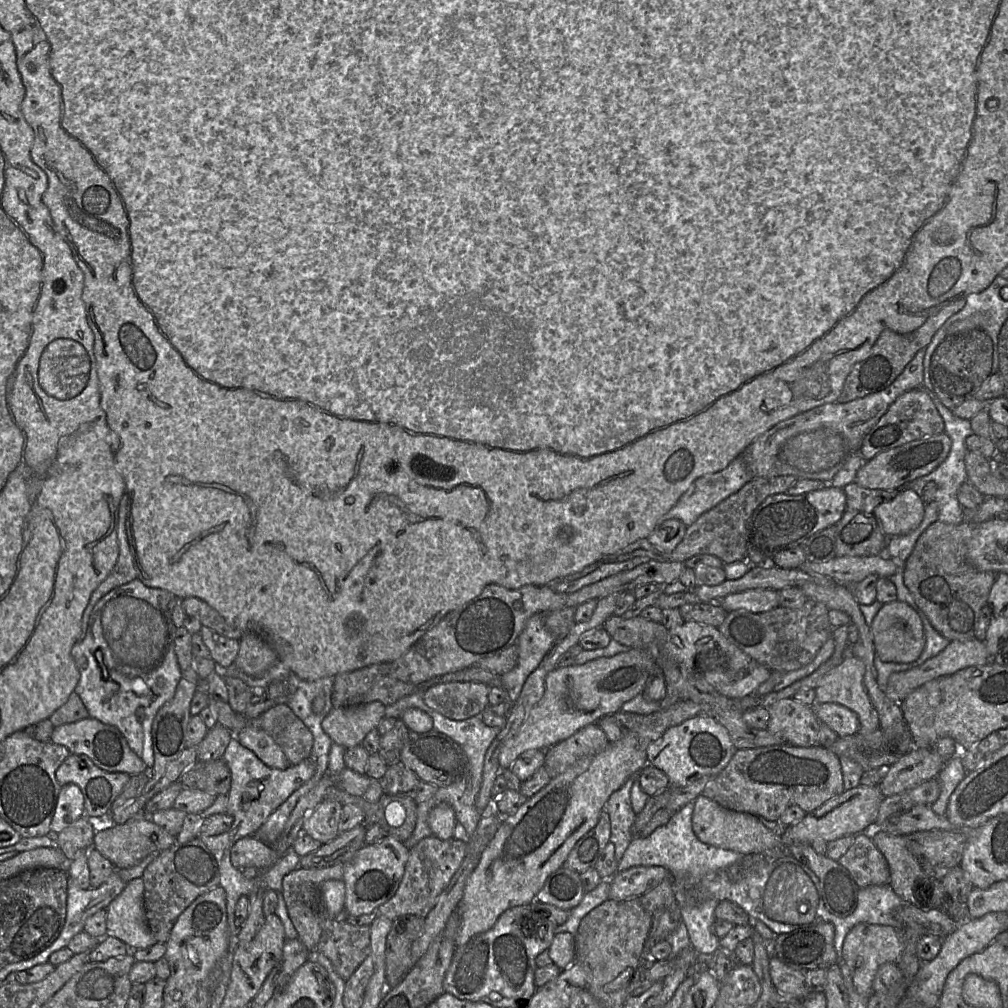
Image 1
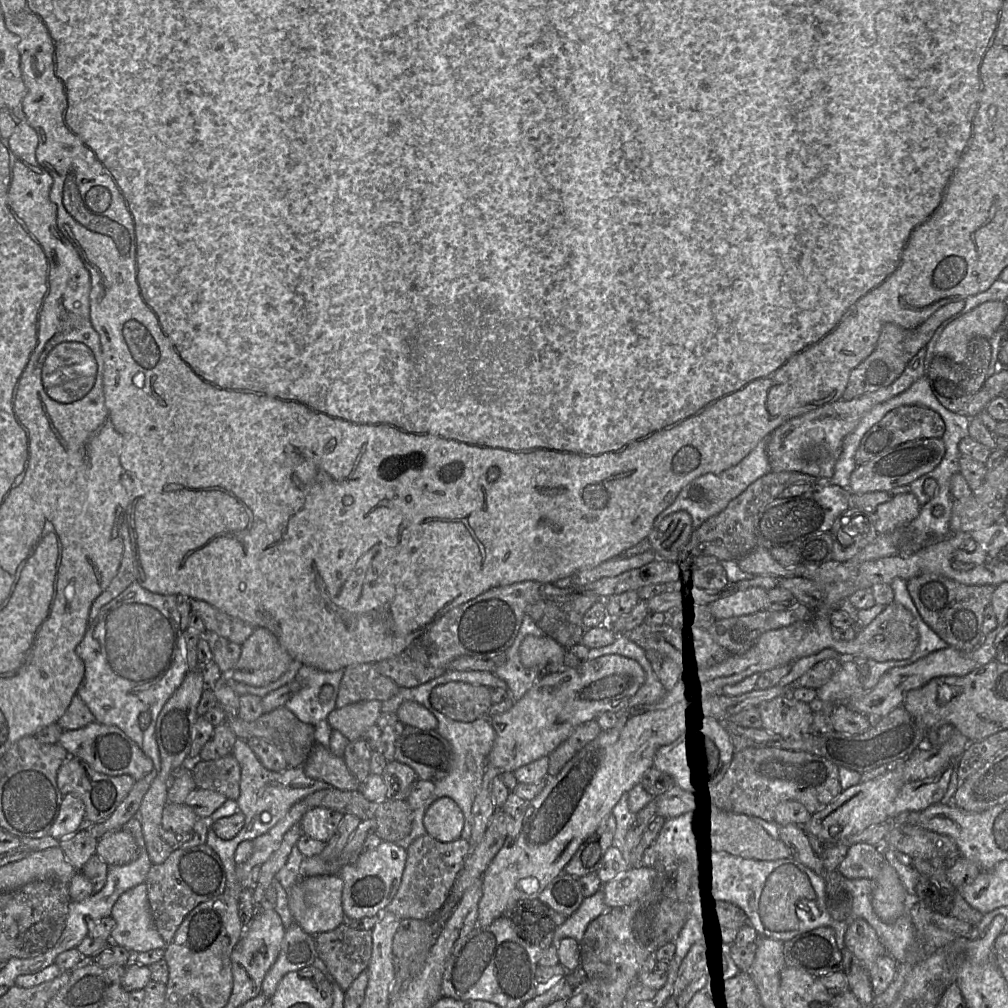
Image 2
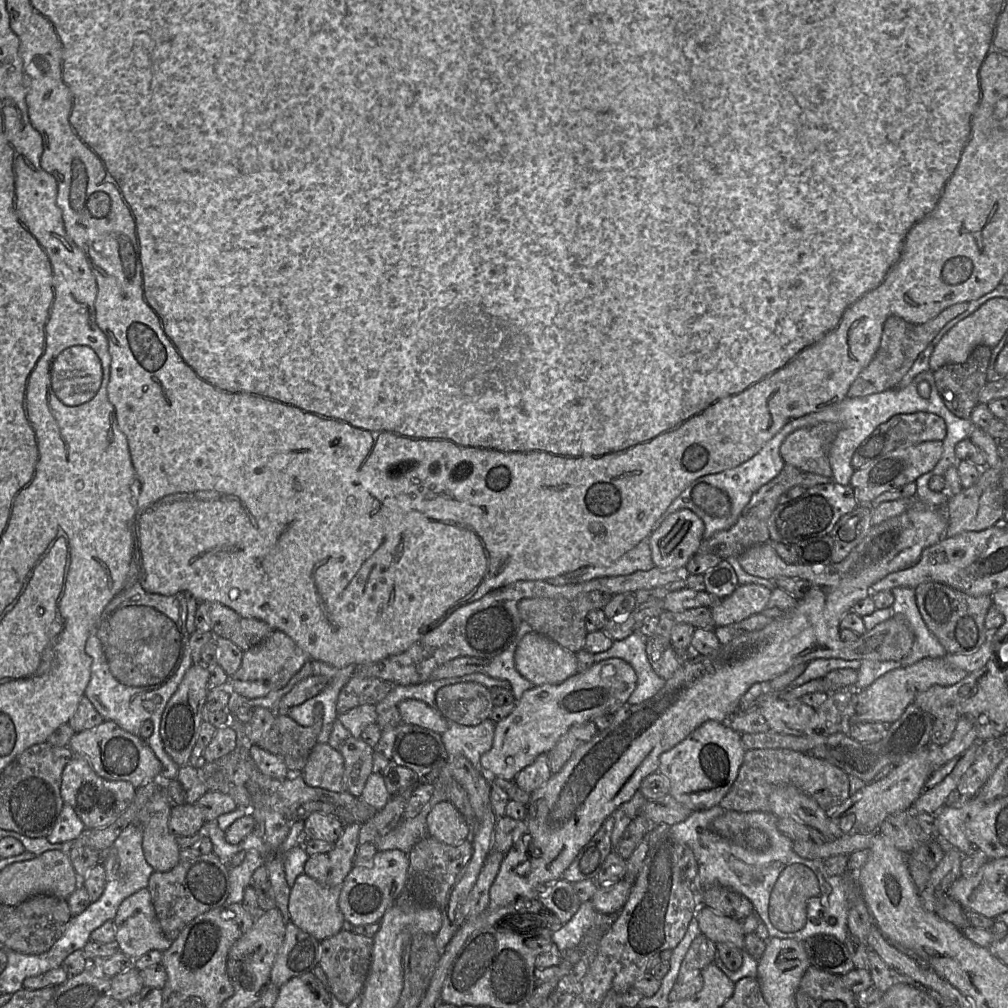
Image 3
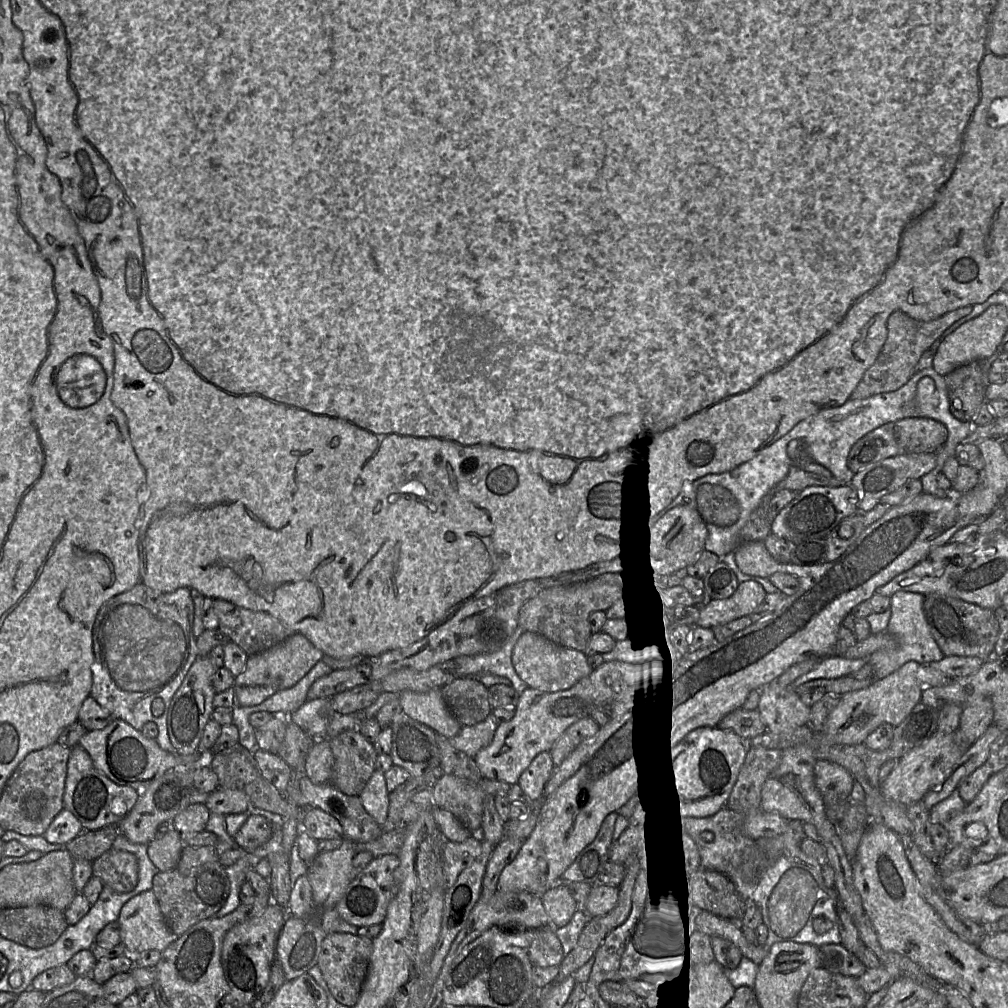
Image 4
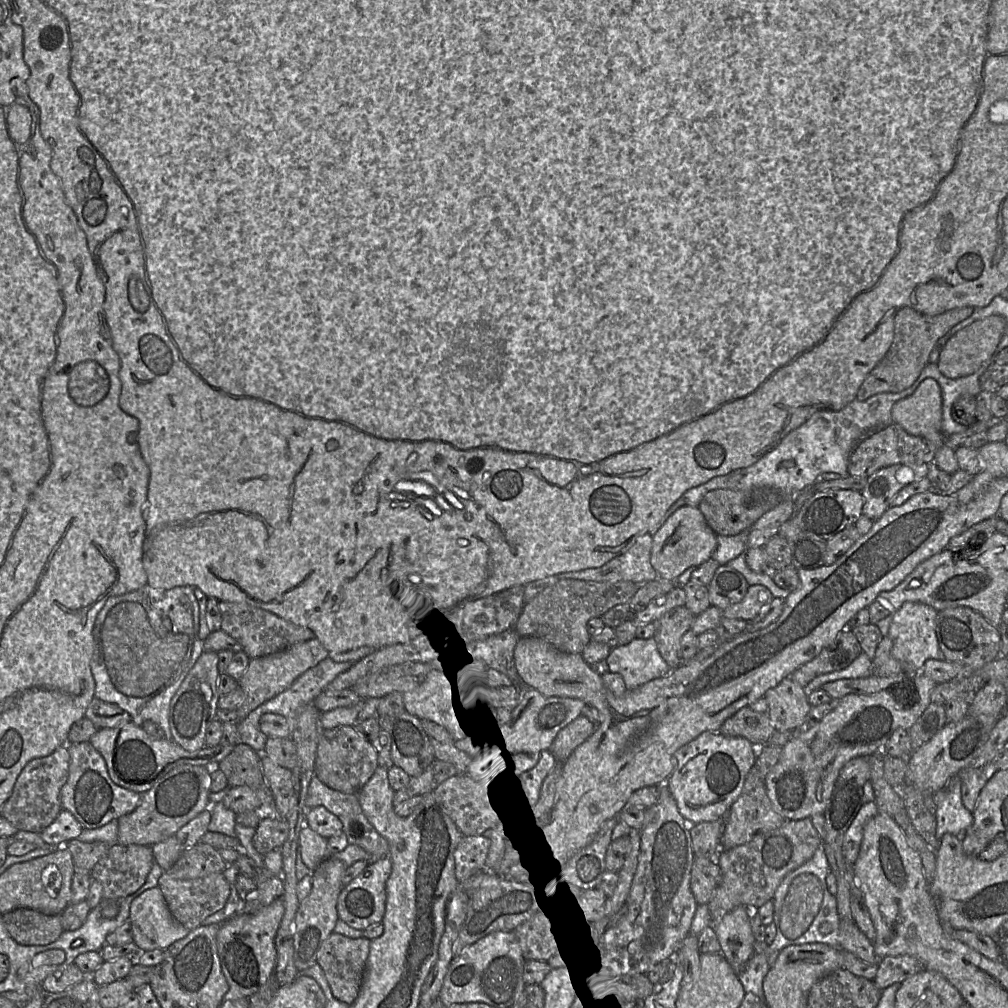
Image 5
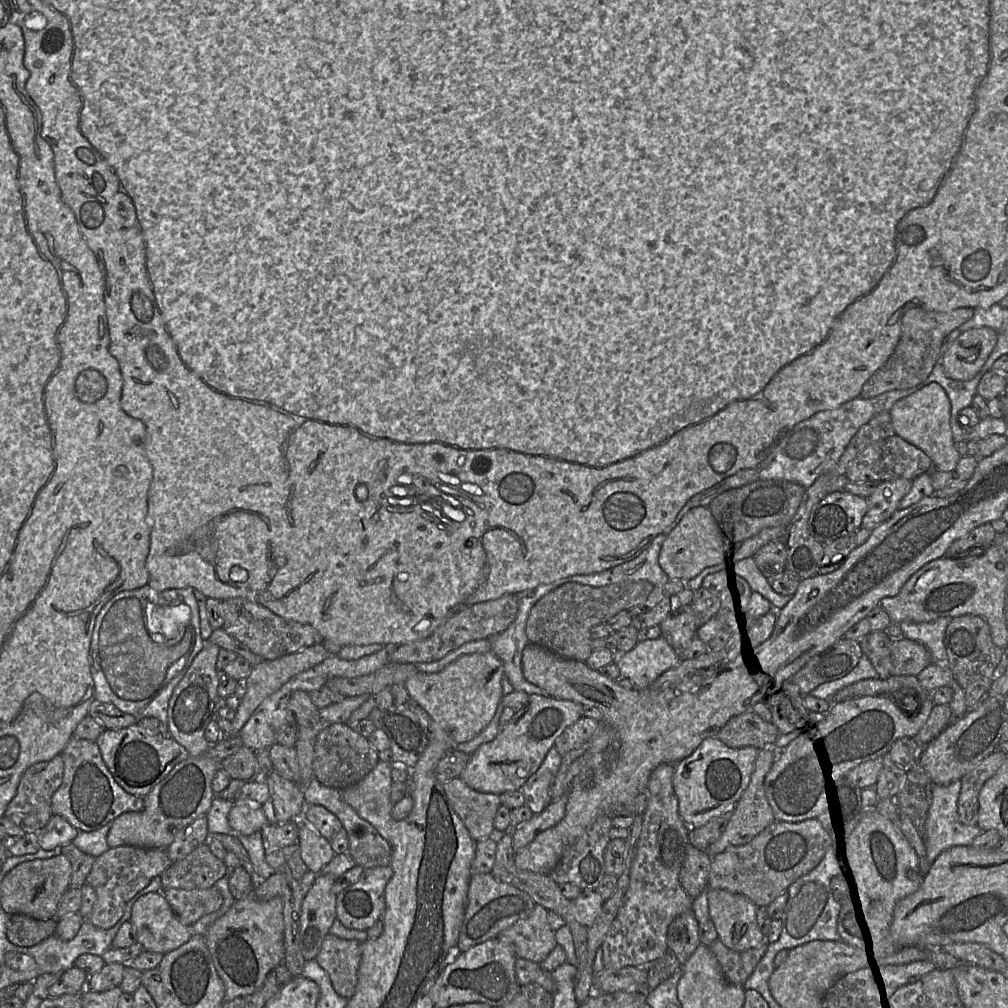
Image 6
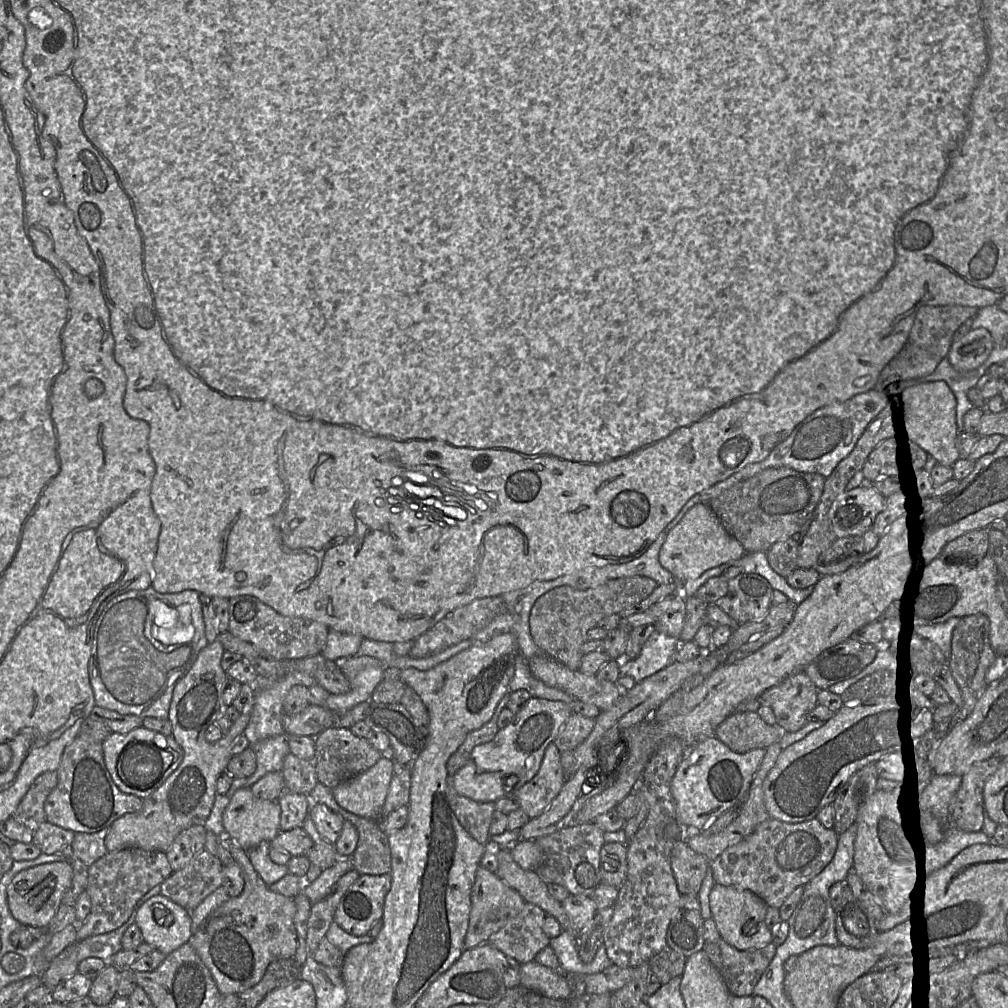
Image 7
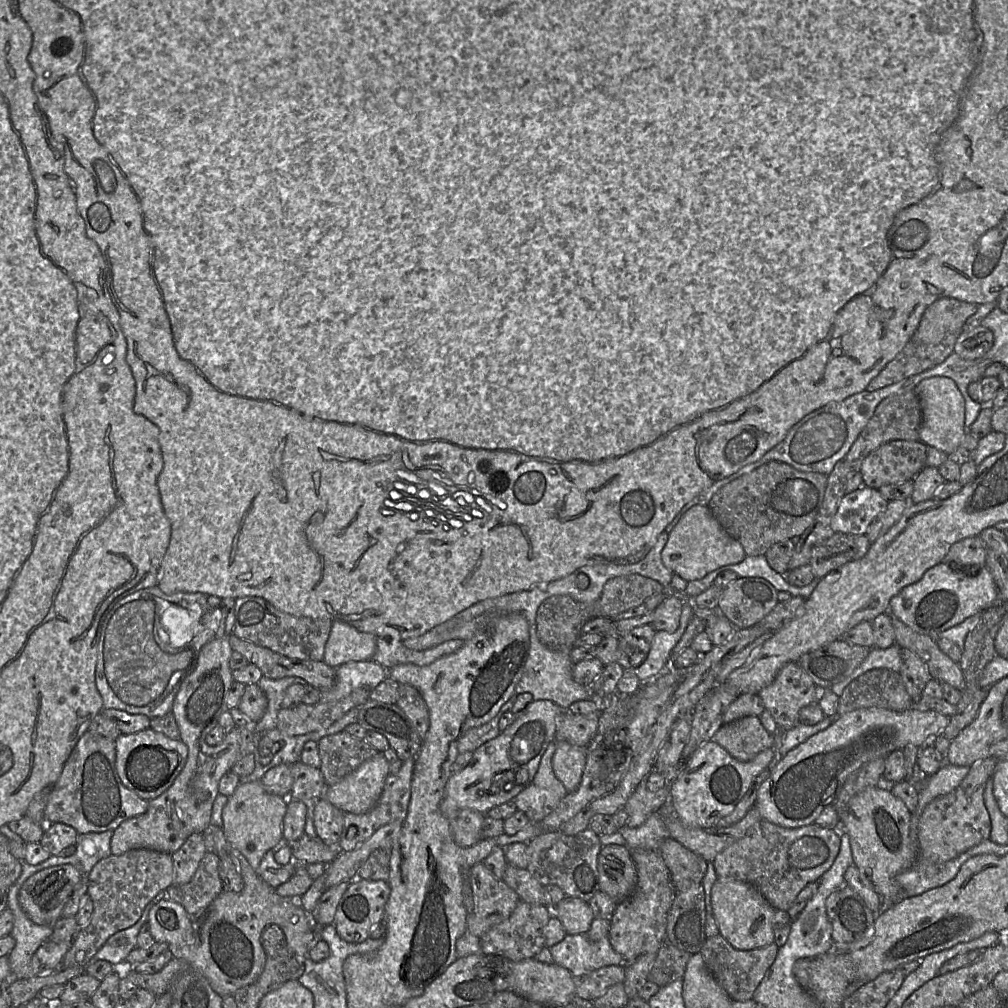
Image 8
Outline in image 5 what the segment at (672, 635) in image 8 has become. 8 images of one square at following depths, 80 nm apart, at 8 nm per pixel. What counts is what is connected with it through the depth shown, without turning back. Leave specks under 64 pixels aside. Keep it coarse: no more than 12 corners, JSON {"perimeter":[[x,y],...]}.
{"perimeter":[[654,638],[615,646],[605,662],[627,691],[672,670]]}

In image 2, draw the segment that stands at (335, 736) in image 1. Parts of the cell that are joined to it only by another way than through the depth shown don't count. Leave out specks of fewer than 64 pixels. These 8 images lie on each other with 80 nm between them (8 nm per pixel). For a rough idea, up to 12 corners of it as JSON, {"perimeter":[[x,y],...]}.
{"perimeter":[[382,702],[333,710],[328,723],[350,742],[377,725]]}

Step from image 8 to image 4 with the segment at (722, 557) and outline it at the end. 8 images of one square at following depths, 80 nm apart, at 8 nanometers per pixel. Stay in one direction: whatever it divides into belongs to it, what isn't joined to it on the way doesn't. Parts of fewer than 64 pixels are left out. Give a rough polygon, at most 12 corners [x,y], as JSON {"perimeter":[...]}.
{"perimeter":[[673,508],[649,536],[662,577],[684,573],[705,550],[696,508]]}

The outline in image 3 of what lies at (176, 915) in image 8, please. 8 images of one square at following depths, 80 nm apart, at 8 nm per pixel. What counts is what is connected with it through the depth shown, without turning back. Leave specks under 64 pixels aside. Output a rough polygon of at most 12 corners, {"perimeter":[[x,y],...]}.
{"perimeter":[[147,888],[127,897],[114,942],[132,959],[172,944]]}

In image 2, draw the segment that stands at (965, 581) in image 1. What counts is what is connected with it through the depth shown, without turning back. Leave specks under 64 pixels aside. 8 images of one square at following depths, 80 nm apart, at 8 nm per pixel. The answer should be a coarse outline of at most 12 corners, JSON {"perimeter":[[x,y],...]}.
{"perimeter":[[922,574],[907,588],[948,646],[982,644],[994,586]]}

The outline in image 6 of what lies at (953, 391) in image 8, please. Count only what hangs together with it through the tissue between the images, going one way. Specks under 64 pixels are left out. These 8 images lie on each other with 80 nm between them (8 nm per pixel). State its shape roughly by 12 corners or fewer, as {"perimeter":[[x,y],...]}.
{"perimeter":[[931,382],[895,402],[895,433],[933,468],[961,457],[945,389]]}

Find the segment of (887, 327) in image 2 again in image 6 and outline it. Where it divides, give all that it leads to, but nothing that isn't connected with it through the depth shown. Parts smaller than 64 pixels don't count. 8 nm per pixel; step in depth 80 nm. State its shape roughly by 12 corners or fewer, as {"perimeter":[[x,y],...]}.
{"perimeter":[[910,308],[894,352],[866,381],[869,399],[924,381],[975,308]]}

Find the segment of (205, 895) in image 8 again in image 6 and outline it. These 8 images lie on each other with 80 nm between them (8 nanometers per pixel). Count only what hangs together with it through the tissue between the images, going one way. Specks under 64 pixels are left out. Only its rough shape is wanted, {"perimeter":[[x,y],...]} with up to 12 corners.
{"perimeter":[[204,843],[161,875],[162,890],[207,889],[228,875]]}

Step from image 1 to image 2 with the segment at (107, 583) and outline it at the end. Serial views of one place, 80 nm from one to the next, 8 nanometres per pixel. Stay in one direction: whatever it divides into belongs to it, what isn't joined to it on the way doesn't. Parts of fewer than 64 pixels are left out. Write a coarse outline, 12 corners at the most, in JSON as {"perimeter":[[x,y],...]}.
{"perimeter":[[128,513],[121,524],[125,549],[109,586],[94,600],[89,623],[137,581],[137,560],[128,536]]}

